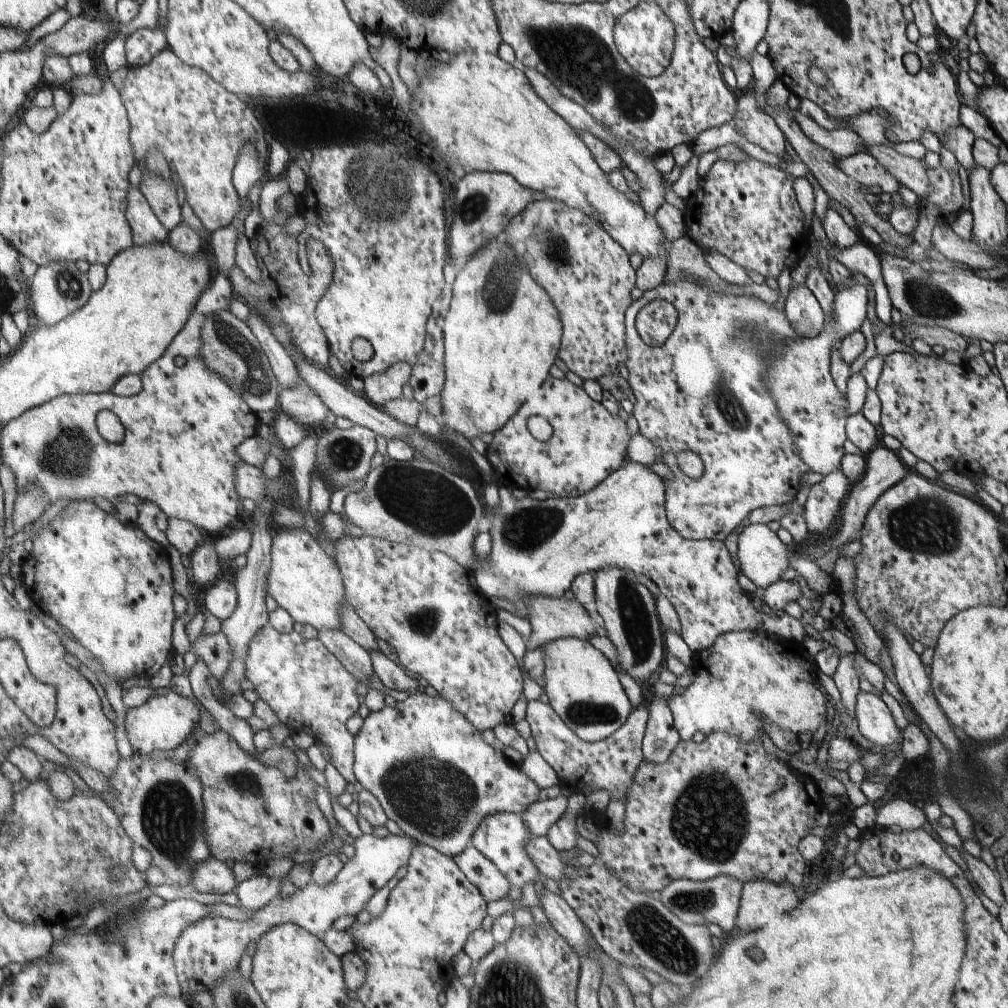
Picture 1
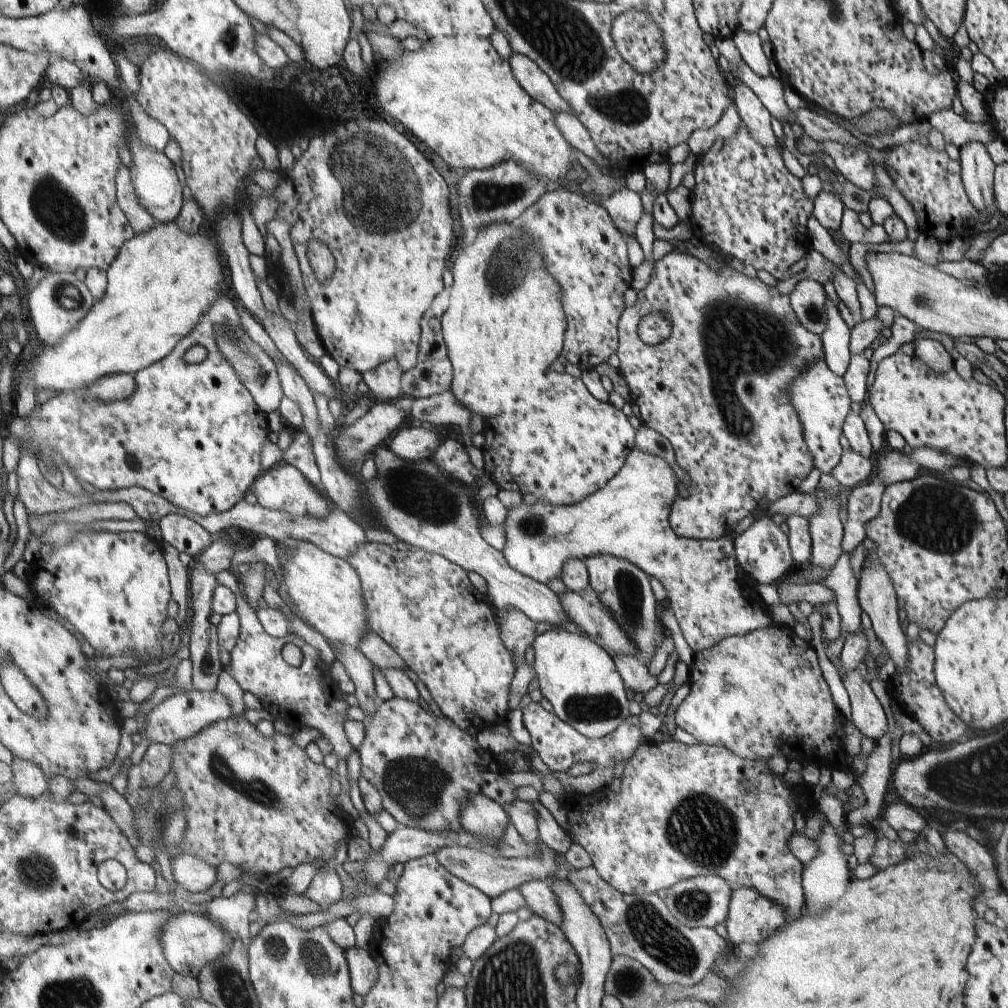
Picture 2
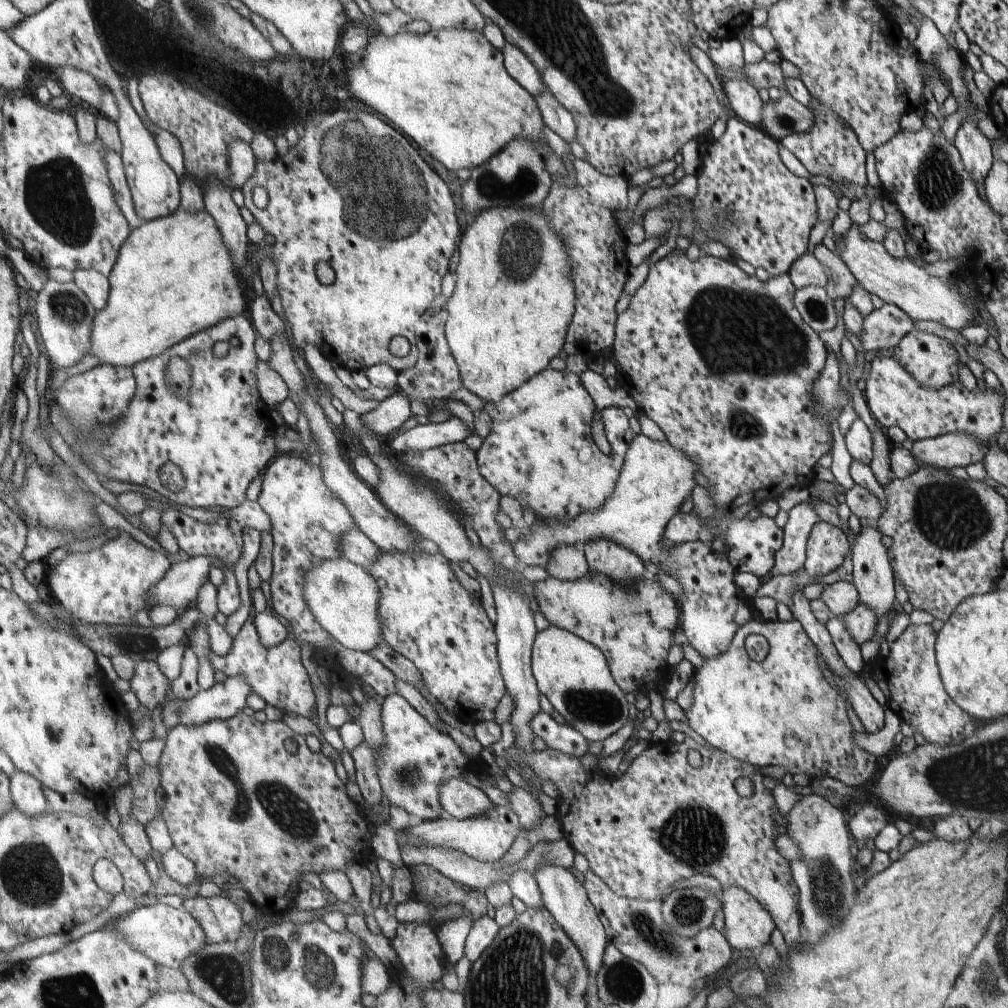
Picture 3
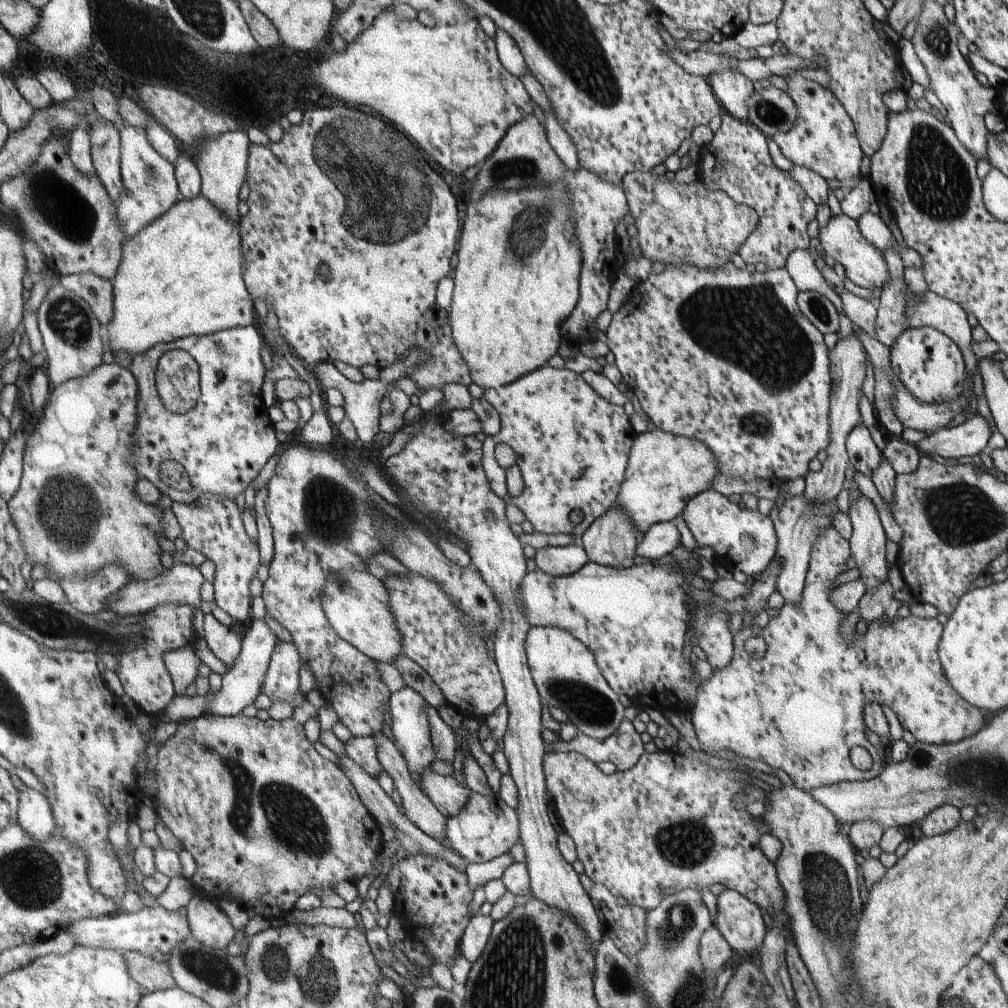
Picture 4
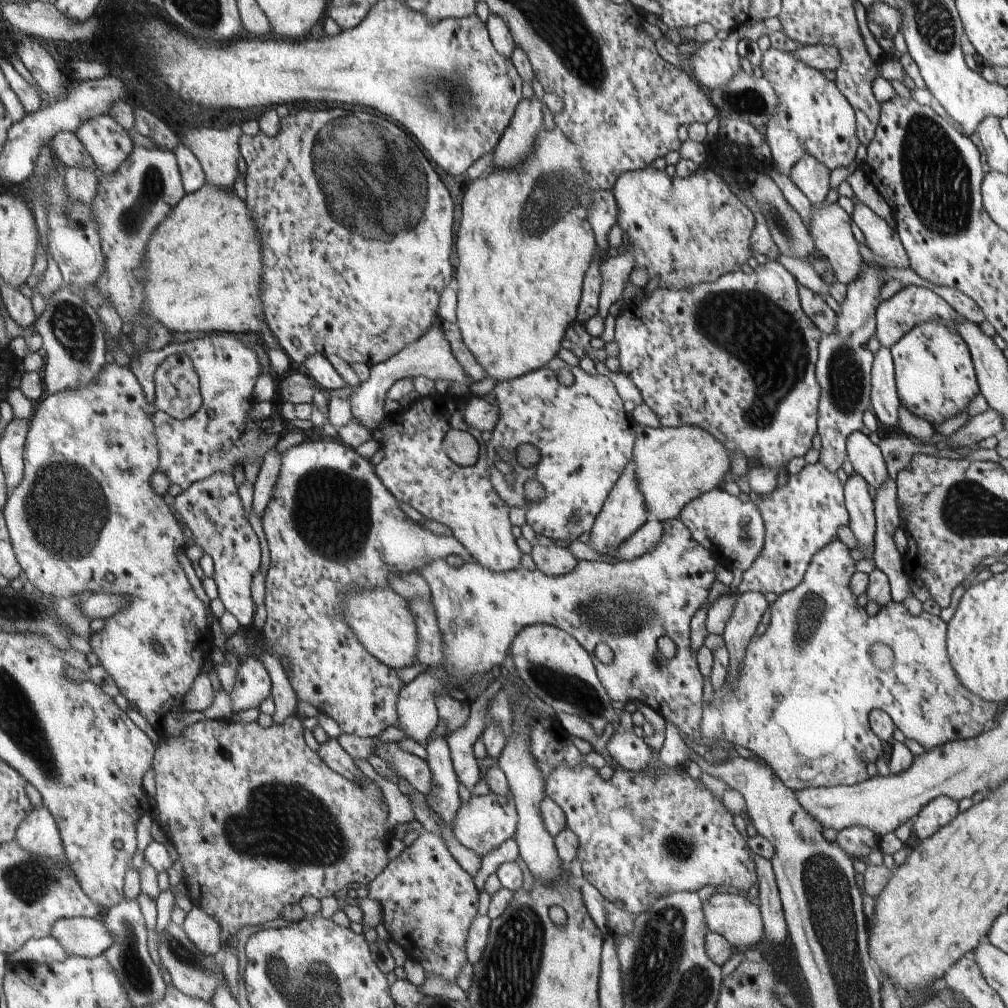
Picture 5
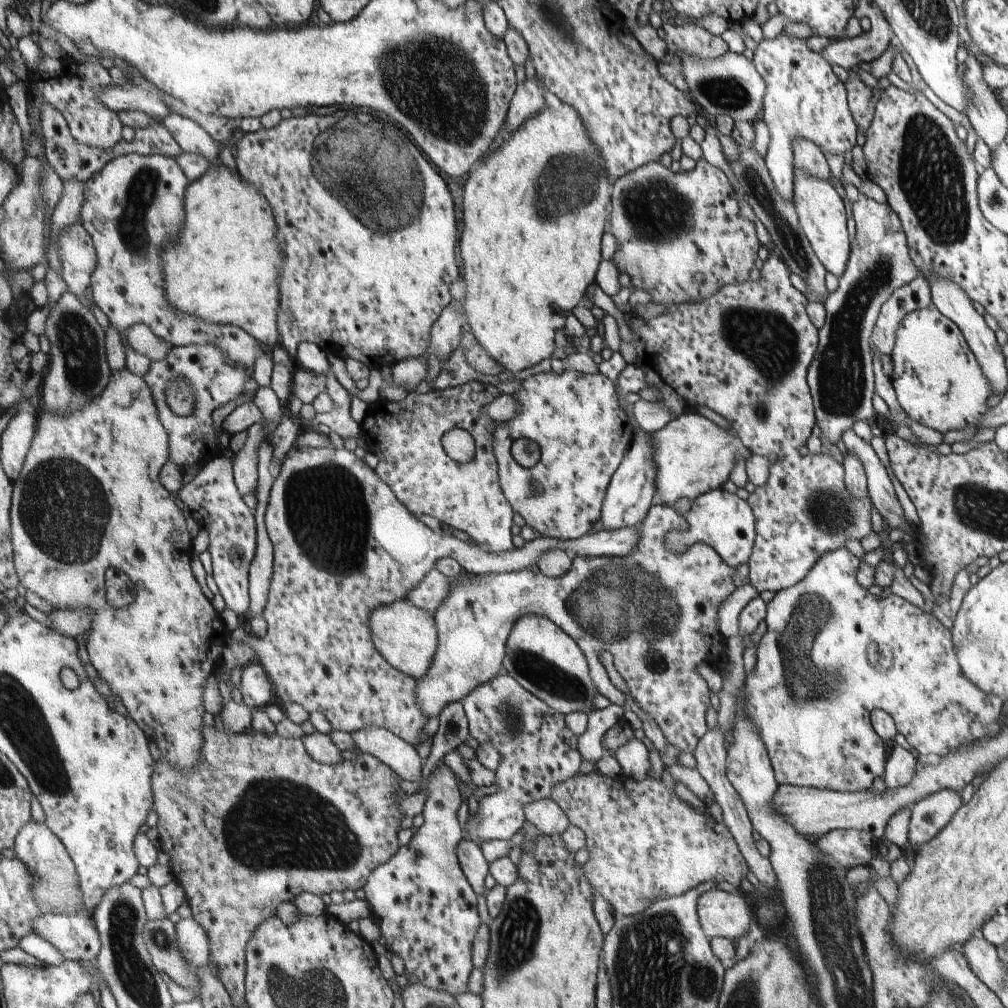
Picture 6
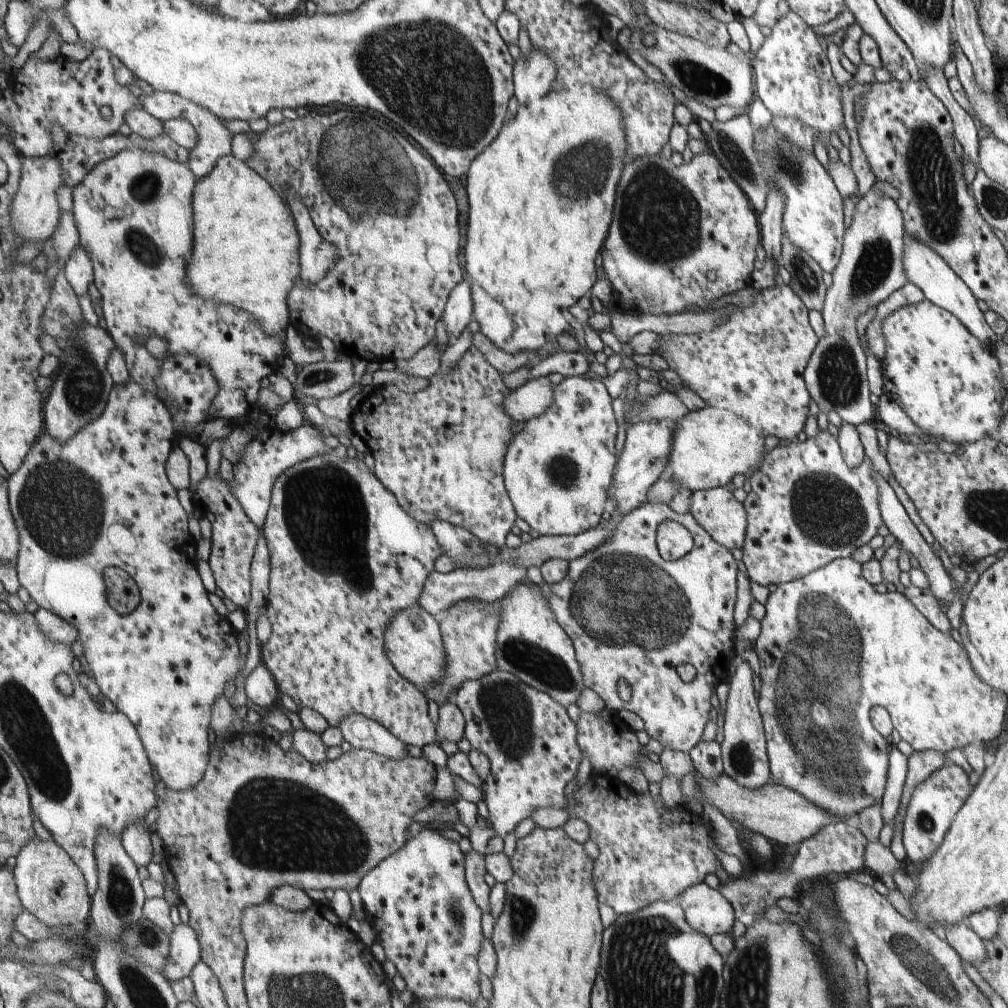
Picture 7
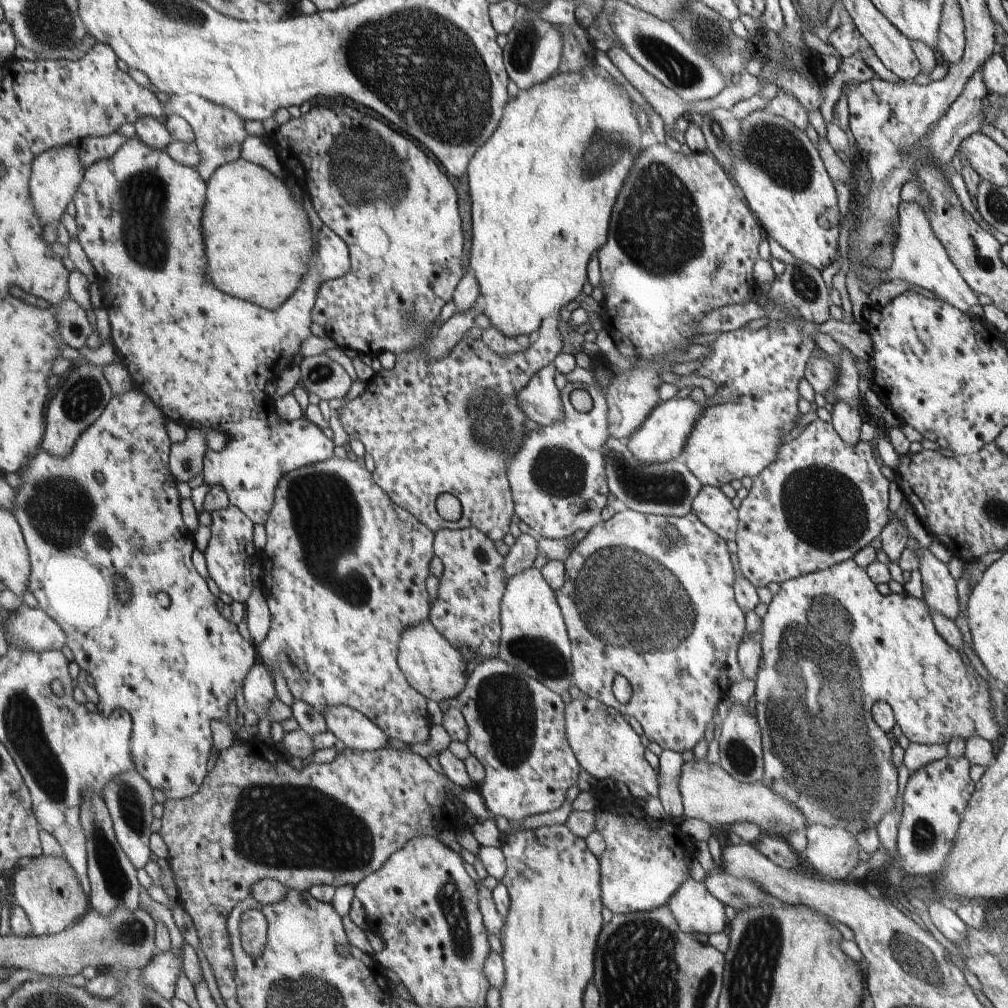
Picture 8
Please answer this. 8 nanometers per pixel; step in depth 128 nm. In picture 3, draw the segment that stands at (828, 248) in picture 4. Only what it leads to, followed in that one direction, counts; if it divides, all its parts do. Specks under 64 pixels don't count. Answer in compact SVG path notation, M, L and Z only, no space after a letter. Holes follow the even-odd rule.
M852 224L842 241L836 241L840 248L840 256L855 280L870 294L882 299L885 304L892 304L903 311L913 322L933 321L942 324L946 329L962 331L969 323L977 322L977 310L967 300L956 285L944 278L928 274L922 266L918 266L906 256L902 259L892 257L878 243L865 238L859 232L858 225Z

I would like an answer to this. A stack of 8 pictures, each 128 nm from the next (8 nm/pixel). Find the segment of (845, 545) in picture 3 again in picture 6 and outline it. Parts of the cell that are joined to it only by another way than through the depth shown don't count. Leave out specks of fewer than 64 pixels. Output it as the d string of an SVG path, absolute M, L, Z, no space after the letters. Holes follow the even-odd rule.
M847 548L826 552L798 584L775 592L774 597L767 604L765 618L767 630L757 646L756 666L745 680L744 712L746 712L746 718L750 722L754 722L754 726L760 732L760 738L767 745L768 756L771 758L775 777L780 785L847 793L864 792L864 790L870 789L874 778L882 777L885 773L884 741L876 734L871 724L871 712L874 709L887 712L894 719L897 732L903 734L908 744L926 759L941 758L950 754L952 750L956 750L958 746L968 746L968 744L986 739L989 734L988 726L998 719L1002 711L1003 698L994 694L986 694L967 676L964 676L954 650L951 630L944 627L934 614L916 608L896 594L879 598L871 594L866 588L862 588L858 584L856 576L860 564L861 560L858 560Z

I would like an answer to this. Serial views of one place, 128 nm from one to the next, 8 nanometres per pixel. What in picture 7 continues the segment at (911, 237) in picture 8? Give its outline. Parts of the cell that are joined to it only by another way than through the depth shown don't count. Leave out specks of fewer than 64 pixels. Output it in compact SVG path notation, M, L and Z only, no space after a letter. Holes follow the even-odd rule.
M905 236L904 240L904 256L902 256L902 266L906 272L908 283L916 284L922 289L926 299L930 300L932 304L948 310L950 314L954 314L966 328L968 332L972 332L972 336L976 336L984 346L994 347L996 341L996 334L986 319L984 313L978 306L977 298L972 294L972 291L965 282L934 252L930 250L924 242Z

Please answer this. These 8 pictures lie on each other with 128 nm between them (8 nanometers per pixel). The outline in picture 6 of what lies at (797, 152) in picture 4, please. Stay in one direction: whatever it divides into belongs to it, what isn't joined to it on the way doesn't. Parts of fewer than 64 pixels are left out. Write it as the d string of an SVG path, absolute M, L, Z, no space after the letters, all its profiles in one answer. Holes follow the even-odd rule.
M787 32L775 38L762 39L754 51L753 63L764 79L767 92L763 101L764 122L770 132L770 143L765 156L765 163L774 182L776 194L786 202L793 200L794 152L792 142L796 138L808 138L816 143L826 154L844 154L856 146L857 124L850 112L845 83L841 82L832 71L831 64L824 60L821 52L808 48L806 38L798 38Z

